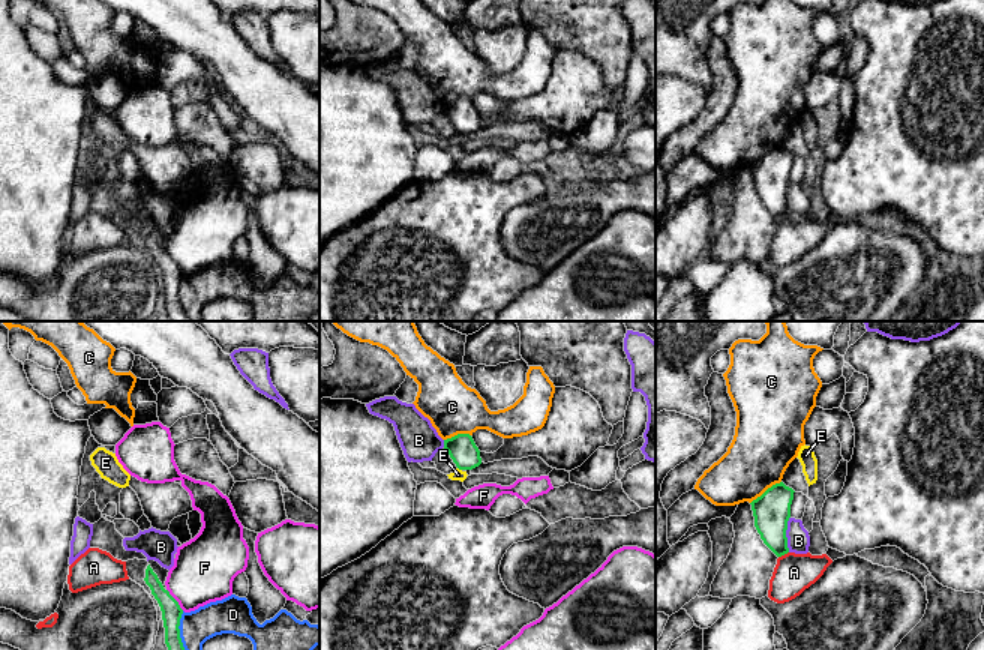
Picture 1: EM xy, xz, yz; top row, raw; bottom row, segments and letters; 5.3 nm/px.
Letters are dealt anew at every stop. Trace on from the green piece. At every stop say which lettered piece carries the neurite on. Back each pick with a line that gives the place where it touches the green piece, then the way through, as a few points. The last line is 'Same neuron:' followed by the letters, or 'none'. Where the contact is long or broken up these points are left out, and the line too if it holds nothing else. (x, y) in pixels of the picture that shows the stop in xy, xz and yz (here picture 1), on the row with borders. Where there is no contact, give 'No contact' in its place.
Same neuron: none

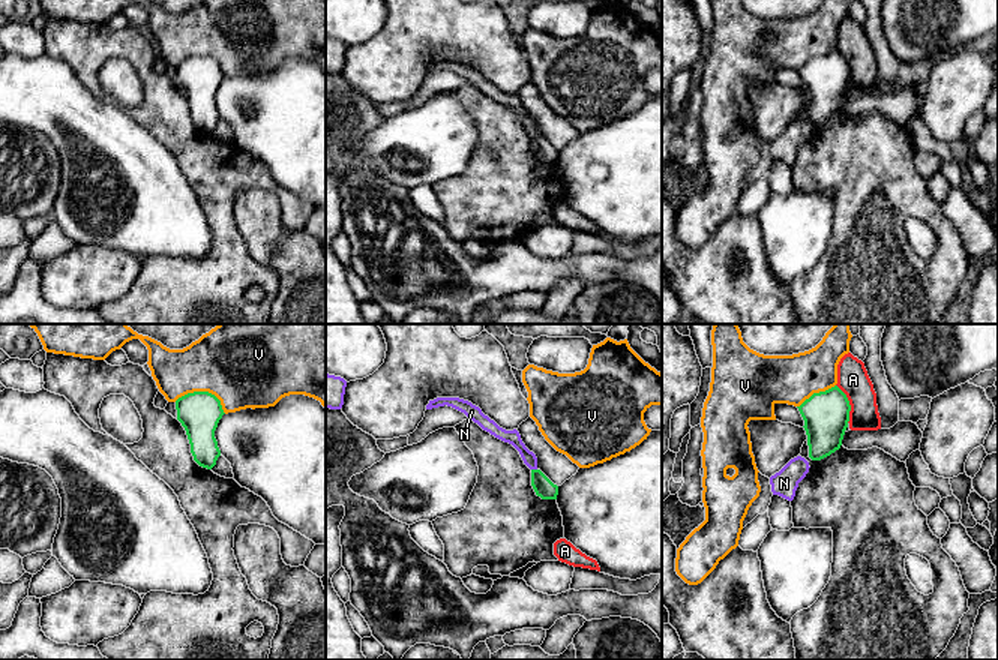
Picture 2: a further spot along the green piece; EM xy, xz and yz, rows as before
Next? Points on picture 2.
Same neuron: none

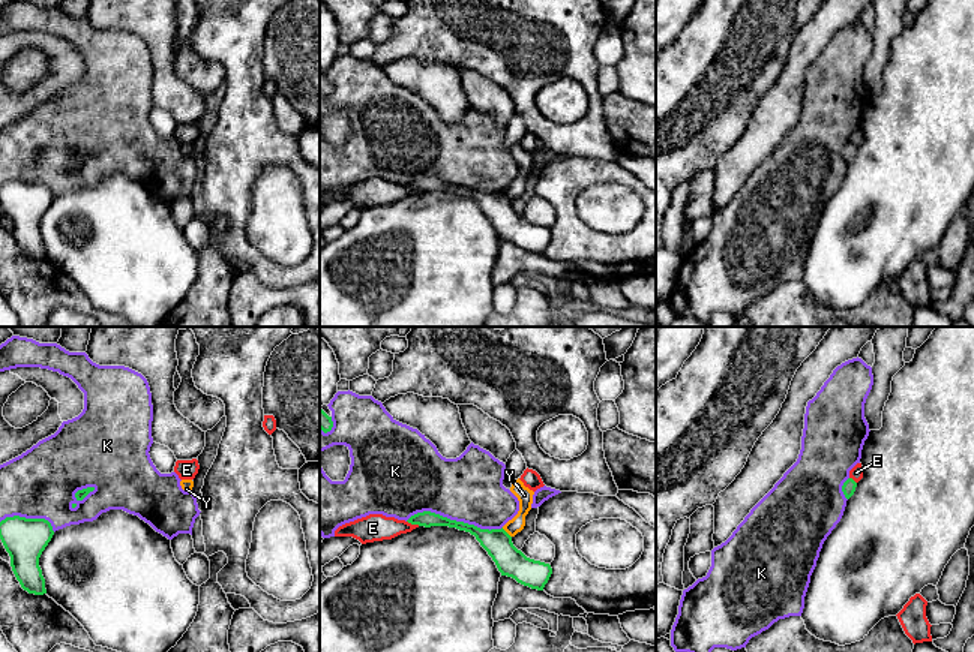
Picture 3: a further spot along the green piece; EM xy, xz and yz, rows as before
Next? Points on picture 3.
Same neuron: none

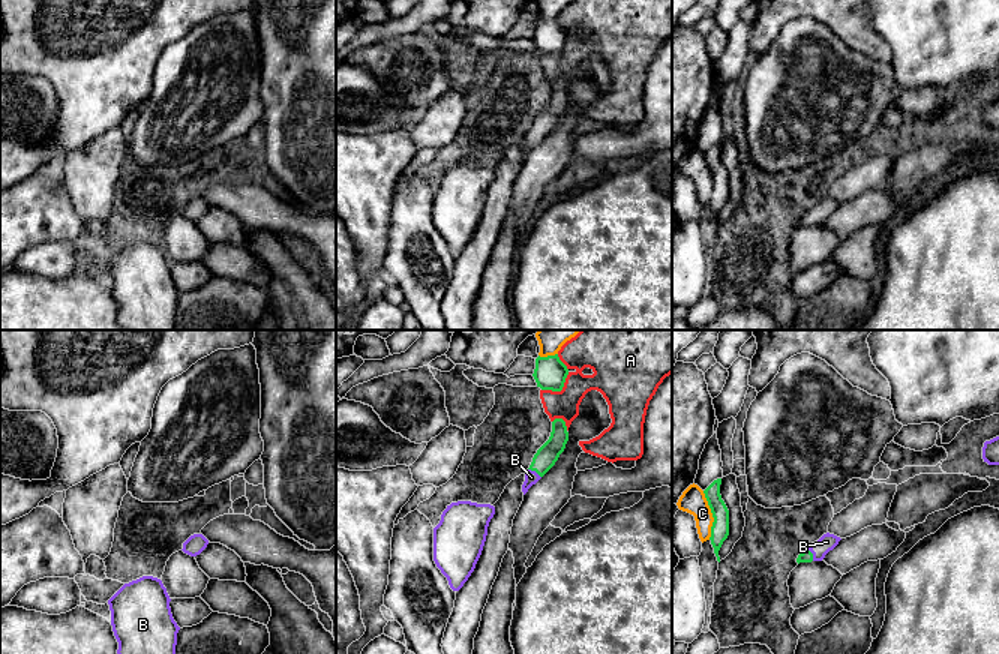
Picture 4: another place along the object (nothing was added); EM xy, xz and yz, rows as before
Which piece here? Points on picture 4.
B: Touches green at xz (534, 470). Path across: xz (546, 456), (534, 470), (531, 477)
Same neuron: B

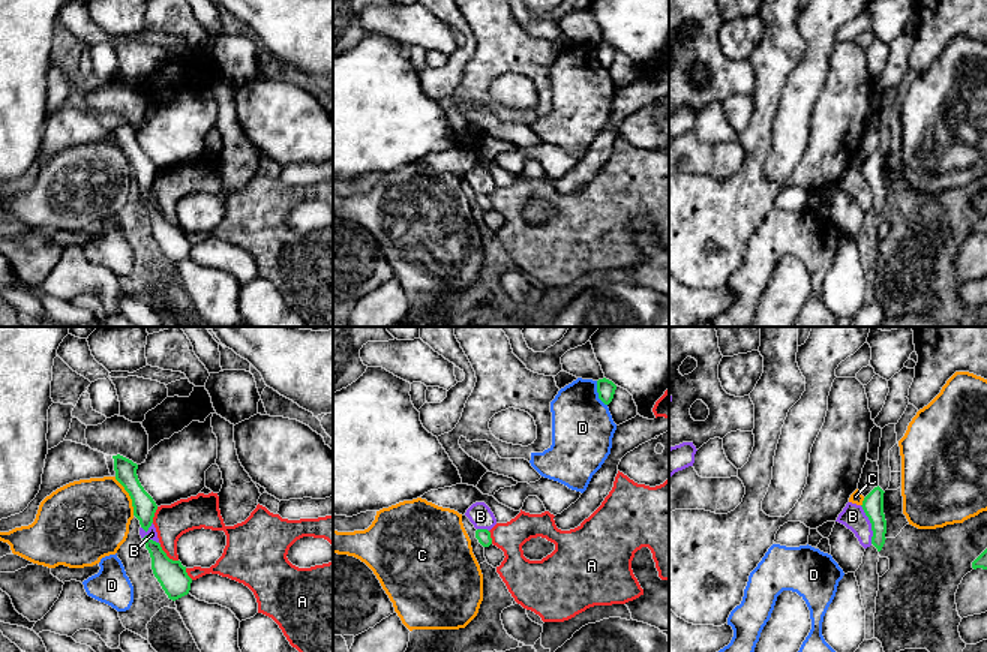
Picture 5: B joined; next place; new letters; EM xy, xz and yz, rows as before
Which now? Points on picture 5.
Same neuron: none

